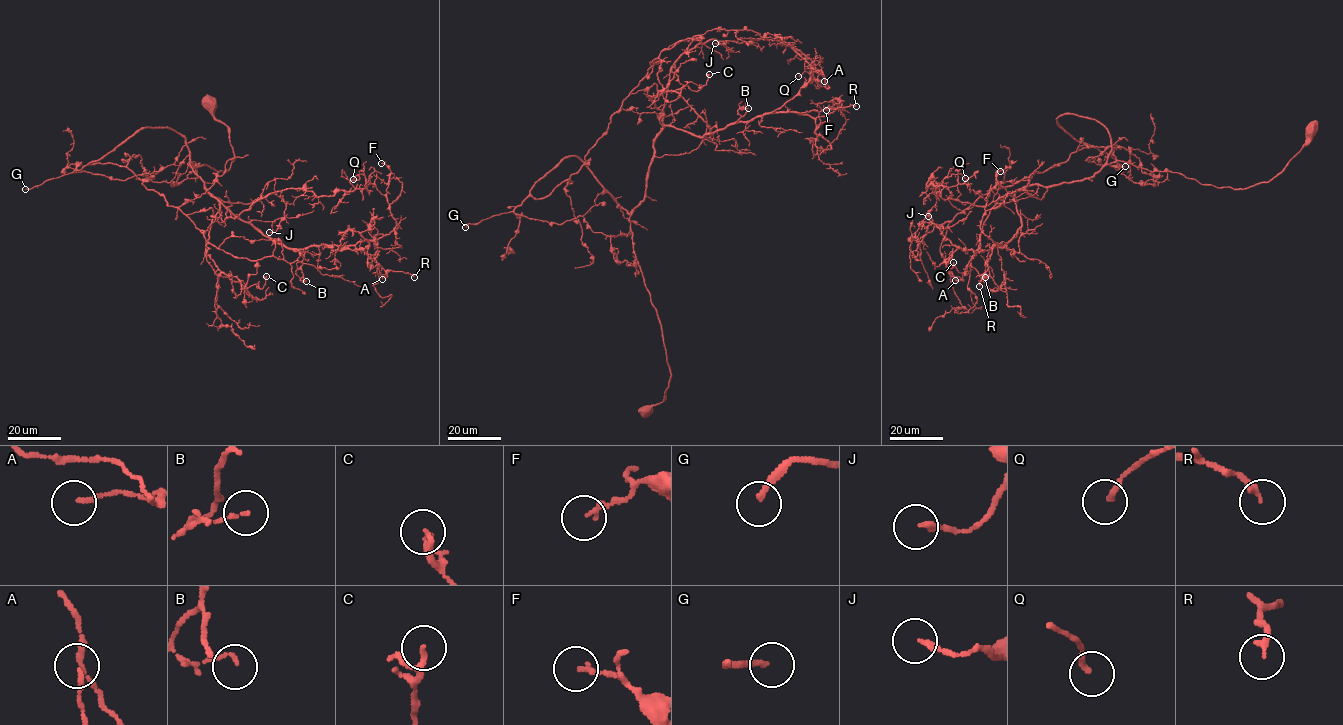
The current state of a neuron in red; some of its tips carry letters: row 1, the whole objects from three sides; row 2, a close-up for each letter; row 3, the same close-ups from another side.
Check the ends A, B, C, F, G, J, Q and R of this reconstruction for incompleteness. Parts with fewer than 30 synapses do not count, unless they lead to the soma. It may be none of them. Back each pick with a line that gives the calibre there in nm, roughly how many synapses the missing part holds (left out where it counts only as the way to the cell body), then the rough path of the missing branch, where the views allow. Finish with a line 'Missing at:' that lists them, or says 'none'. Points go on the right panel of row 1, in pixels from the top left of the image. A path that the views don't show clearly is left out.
G: 190 nm thick; about 120 synapses; missing branch runs (1125, 166), (1169, 164), (1177, 150), (1135, 146), (1097, 114), (1009, 137), (958, 158), (949, 173), (950, 166)
Missing at: G

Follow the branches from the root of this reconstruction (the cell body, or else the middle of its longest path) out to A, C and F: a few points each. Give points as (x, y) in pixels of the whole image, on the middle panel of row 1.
A: (644, 411), (670, 375), (629, 221), (654, 138), (667, 125), (703, 136), (749, 122), (812, 72), (824, 81)
C: (644, 411), (663, 400), (670, 375), (629, 221), (663, 126), (649, 97), (697, 91), (709, 74)
F: (644, 411), (670, 375), (629, 221), (654, 138), (825, 116), (839, 98), (826, 110)

